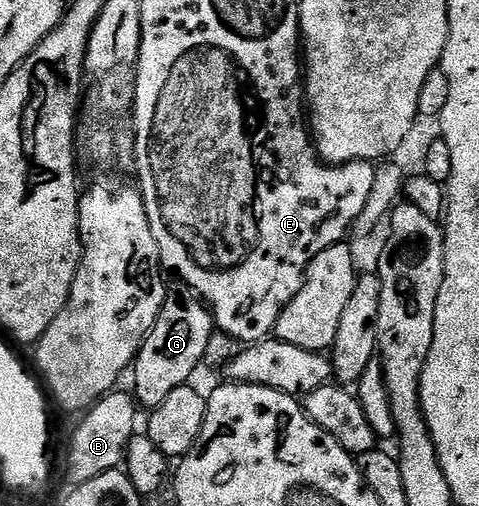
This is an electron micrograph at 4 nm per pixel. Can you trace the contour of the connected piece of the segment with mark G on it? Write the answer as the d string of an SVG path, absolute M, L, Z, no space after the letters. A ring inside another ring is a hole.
M190 286L178 287L172 287L168 291L153 330L135 355L133 395L147 410L161 406L161 402L165 402L173 390L184 387L190 381L187 379L201 368L205 346L209 346L209 338L216 331L215 318L211 315L210 308L195 295L195 289Z

